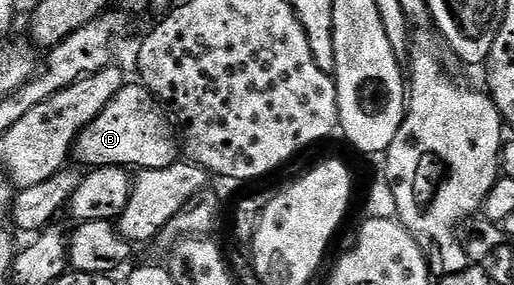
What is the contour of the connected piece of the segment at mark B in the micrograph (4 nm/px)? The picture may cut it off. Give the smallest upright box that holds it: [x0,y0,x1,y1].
[73,83,181,170]

